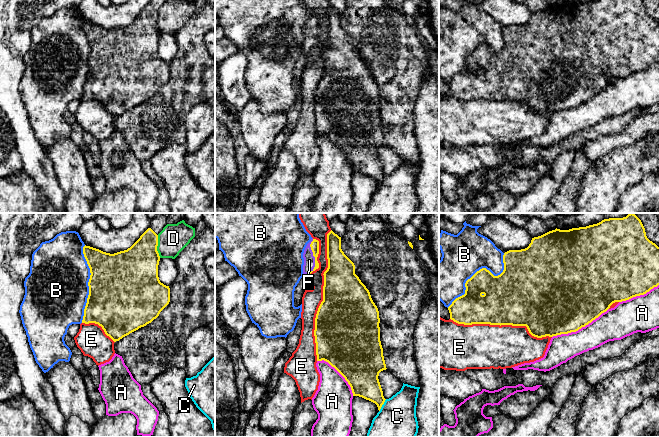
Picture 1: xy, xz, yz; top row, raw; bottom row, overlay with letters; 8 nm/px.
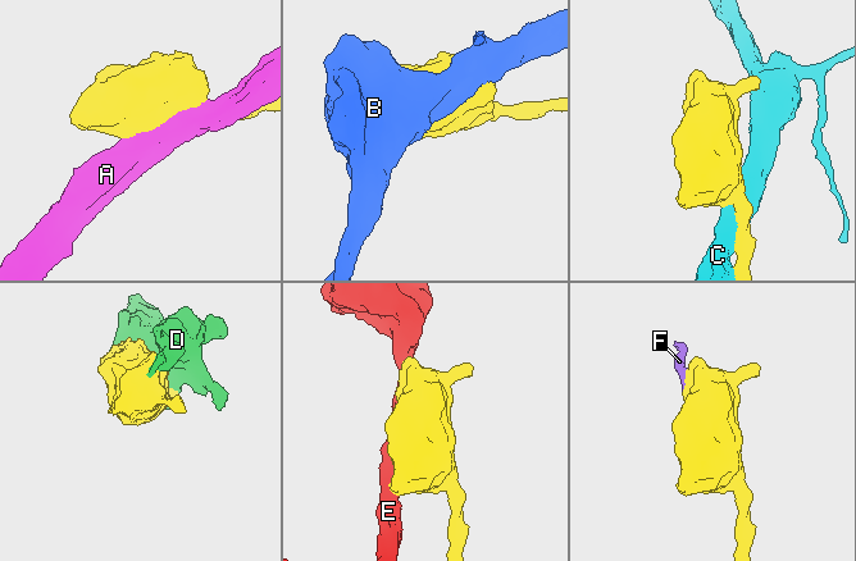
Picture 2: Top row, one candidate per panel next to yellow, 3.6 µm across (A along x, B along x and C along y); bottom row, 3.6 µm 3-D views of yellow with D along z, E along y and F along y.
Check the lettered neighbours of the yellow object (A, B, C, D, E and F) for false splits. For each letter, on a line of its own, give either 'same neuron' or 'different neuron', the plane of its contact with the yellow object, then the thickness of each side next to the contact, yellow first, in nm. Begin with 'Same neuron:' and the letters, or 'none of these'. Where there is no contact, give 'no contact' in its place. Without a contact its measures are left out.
Same neuron: F
A: different neuron; meets yellow in yz; 500 nm thick on the yellow side, 240 nm on the other
B: different neuron; meets yellow in yz; 280 nm thick on the yellow side, 340 nm on the other
C: different neuron; meets yellow in xz; 240 nm thick on the yellow side, 380 nm on the other
D: different neuron; meets yellow in xy; 340 nm thick on the yellow side, 220 nm on the other
E: different neuron; meets yellow in xz; 460 nm thick on the yellow side, 160 nm on the other
F: same neuron; meets yellow in xz; 70 nm thick on the yellow side, 100 nm on the other

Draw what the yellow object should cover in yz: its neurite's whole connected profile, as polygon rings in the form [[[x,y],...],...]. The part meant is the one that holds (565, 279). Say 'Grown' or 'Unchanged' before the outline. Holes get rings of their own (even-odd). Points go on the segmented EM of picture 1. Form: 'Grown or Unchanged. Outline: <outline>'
Unchanged. Outline: [[[634,213],[586,227],[556,228],[532,238],[525,249],[505,252],[503,263],[504,270],[498,276],[482,268],[466,281],[465,294],[448,307],[451,320],[464,325],[526,326],[534,337],[553,337],[576,332],[606,312],[613,303],[644,295],[659,285],[659,247],[647,238],[641,220]]]

